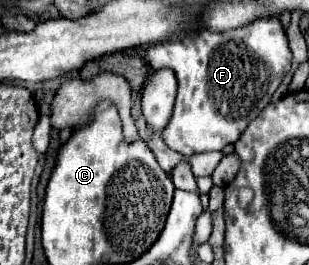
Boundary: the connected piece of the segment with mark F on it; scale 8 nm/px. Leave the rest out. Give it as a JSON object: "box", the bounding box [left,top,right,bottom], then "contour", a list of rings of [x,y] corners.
{"box":[146,19,292,159],"contour":[[[258,19],[258,23],[250,23],[234,31],[210,33],[206,29],[200,29],[182,39],[156,43],[148,47],[146,59],[154,71],[172,69],[178,79],[178,97],[174,105],[174,115],[166,131],[160,133],[160,137],[170,149],[178,151],[180,155],[188,159],[204,151],[222,151],[226,145],[238,141],[238,137],[244,133],[248,123],[256,119],[262,113],[262,109],[270,103],[282,77],[290,69],[292,53],[288,49],[288,39],[286,39],[286,33],[280,21],[278,19]]]}

